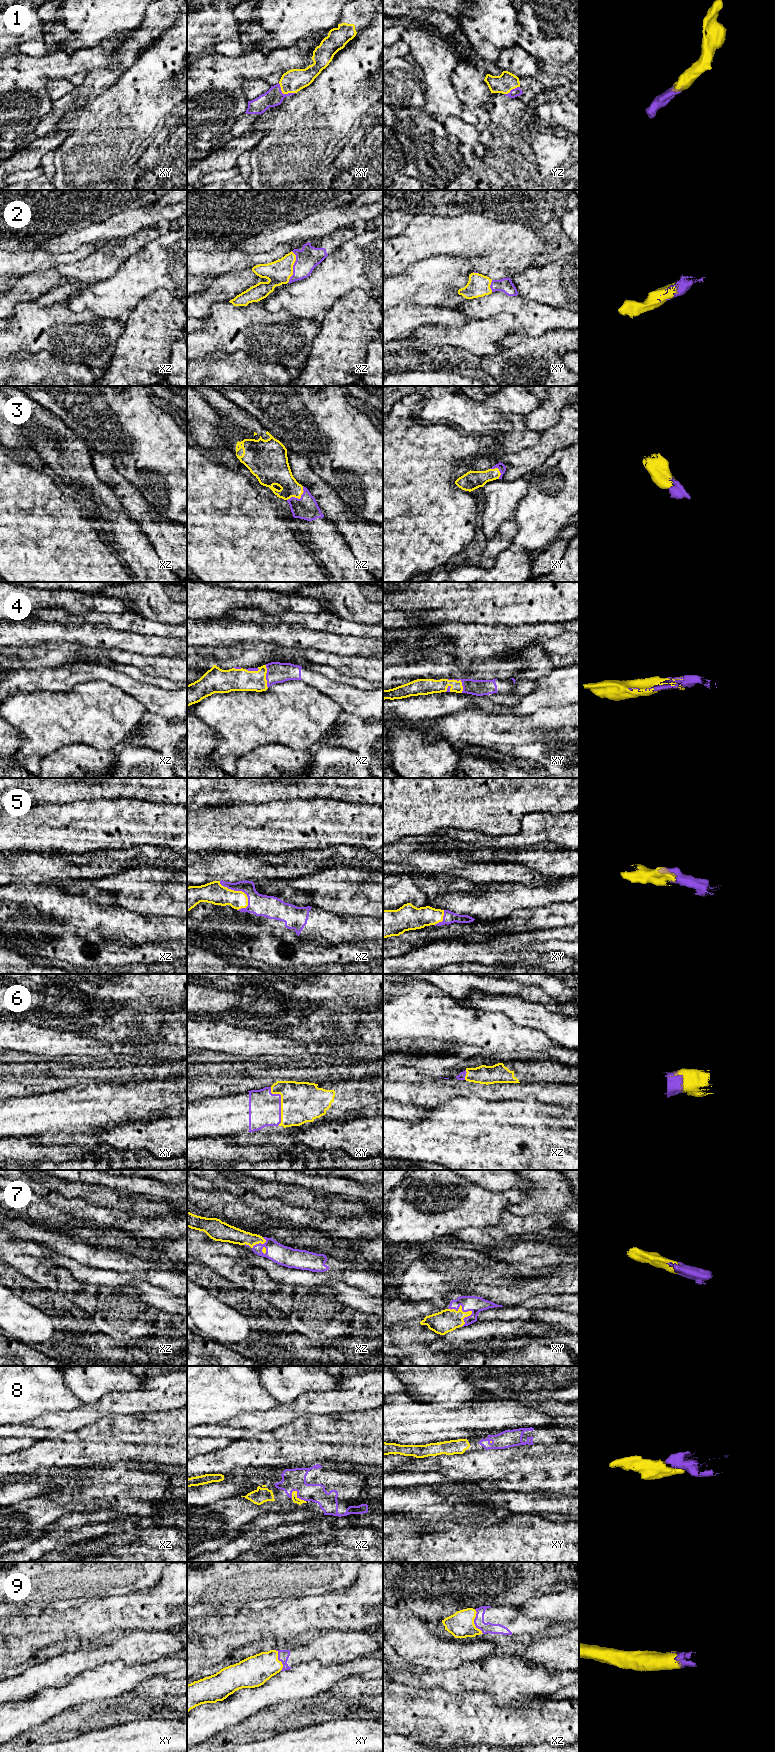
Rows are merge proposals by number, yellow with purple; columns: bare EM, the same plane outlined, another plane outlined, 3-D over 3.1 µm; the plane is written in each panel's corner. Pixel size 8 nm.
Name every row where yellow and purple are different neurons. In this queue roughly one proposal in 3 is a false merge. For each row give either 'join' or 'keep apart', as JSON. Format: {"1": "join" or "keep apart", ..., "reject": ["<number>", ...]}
{"1": "join", "2": "join", "3": "join", "4": "join", "5": "join", "6": "join", "7": "join", "8": "join", "9": "join", "reject": []}

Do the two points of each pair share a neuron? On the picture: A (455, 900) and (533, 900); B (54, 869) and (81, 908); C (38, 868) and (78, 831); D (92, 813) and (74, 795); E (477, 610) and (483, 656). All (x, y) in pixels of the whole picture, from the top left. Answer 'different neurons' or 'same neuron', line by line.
A: same neuron
B: different neurons
C: different neurons
D: different neurons
E: different neurons

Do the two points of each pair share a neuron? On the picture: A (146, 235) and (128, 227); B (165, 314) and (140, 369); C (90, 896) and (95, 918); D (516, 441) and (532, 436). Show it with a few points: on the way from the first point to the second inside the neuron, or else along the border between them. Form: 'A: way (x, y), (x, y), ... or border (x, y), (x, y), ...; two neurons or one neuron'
A: border (152, 225), (140, 231); two neurons
B: way (151, 328), (142, 355); one neuron
C: border (69, 894), (101, 906), (114, 907); two neurons
D: way (520, 437), (528, 436); one neuron

